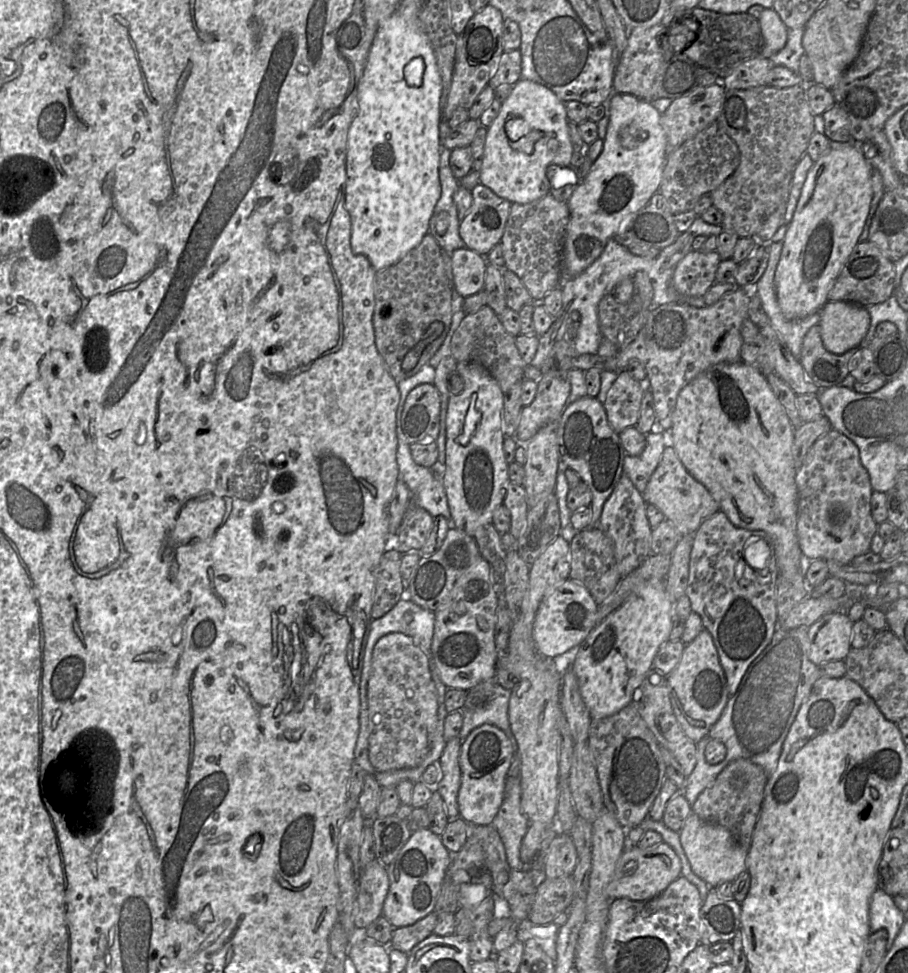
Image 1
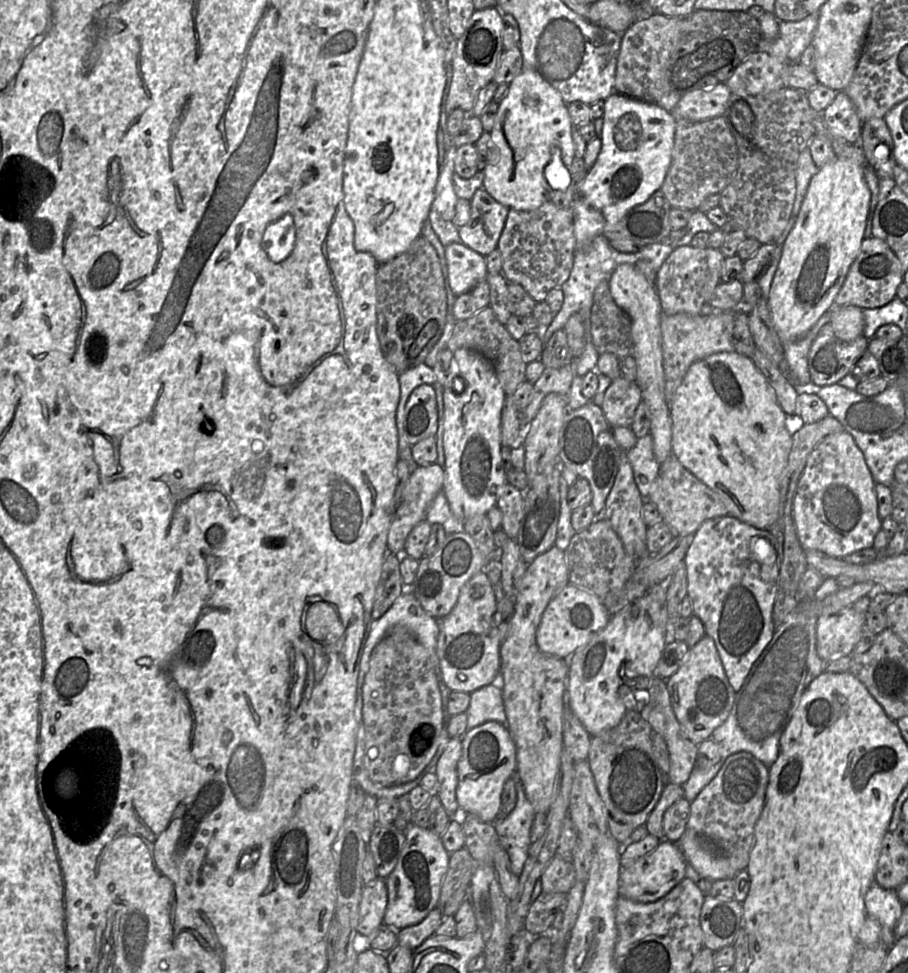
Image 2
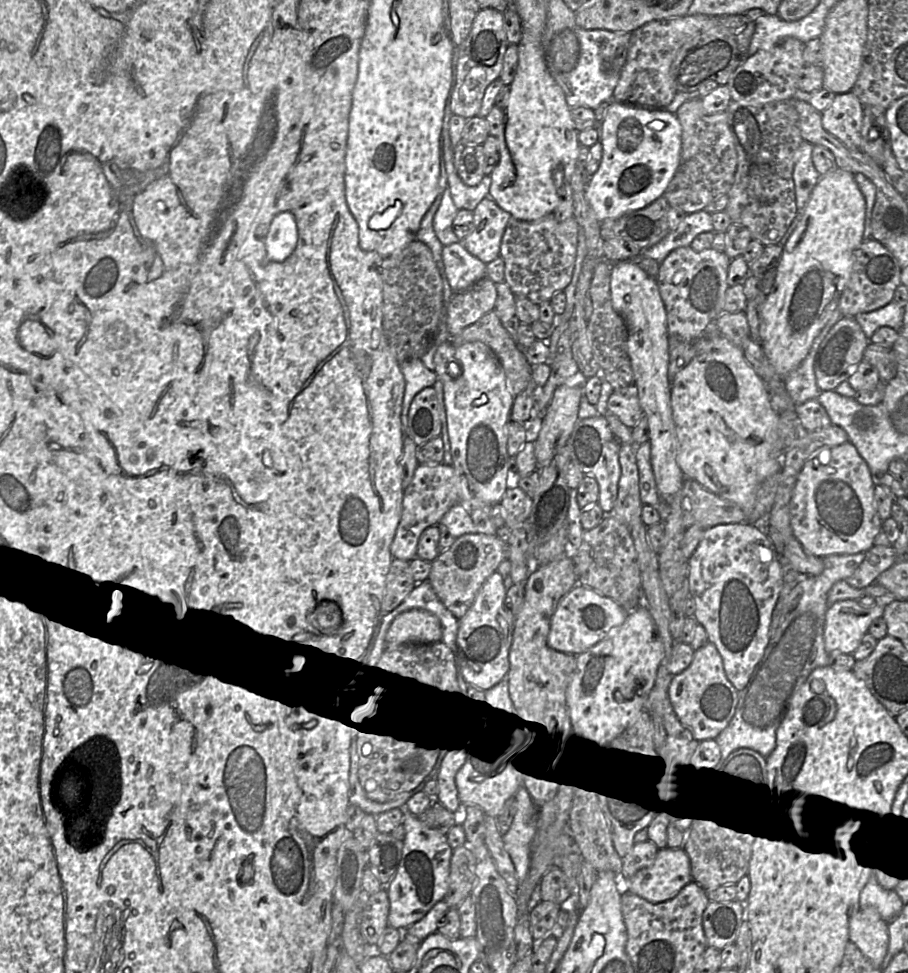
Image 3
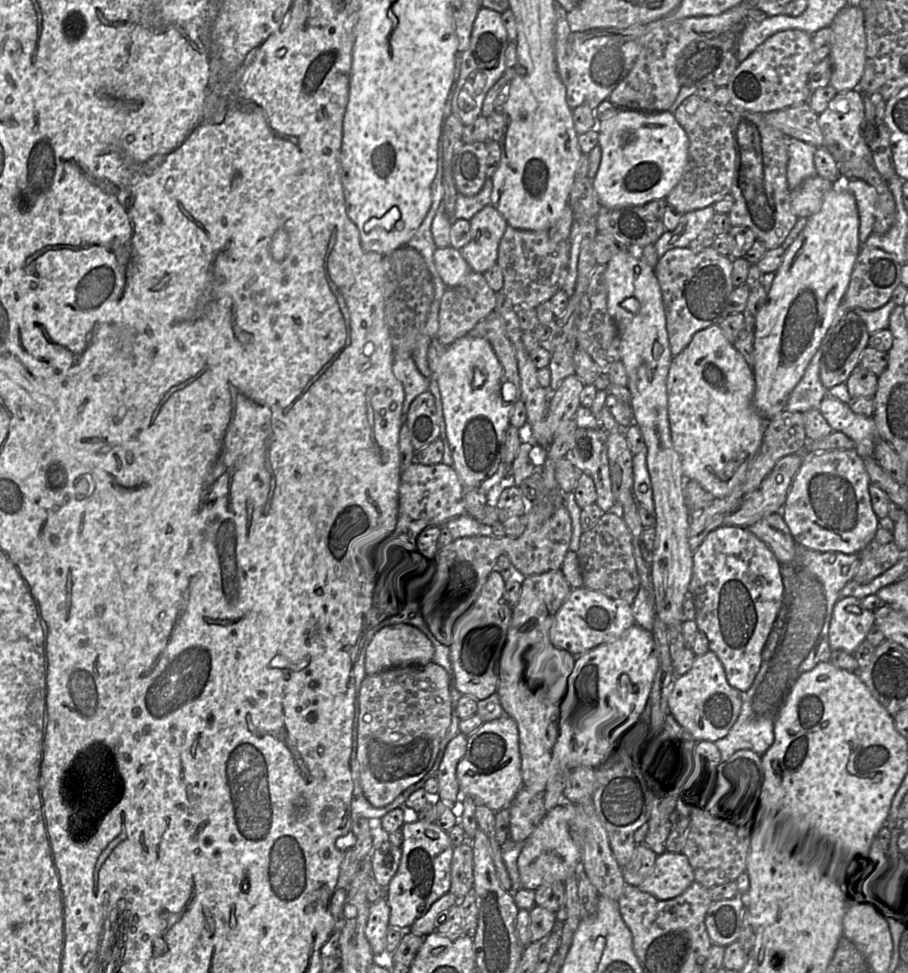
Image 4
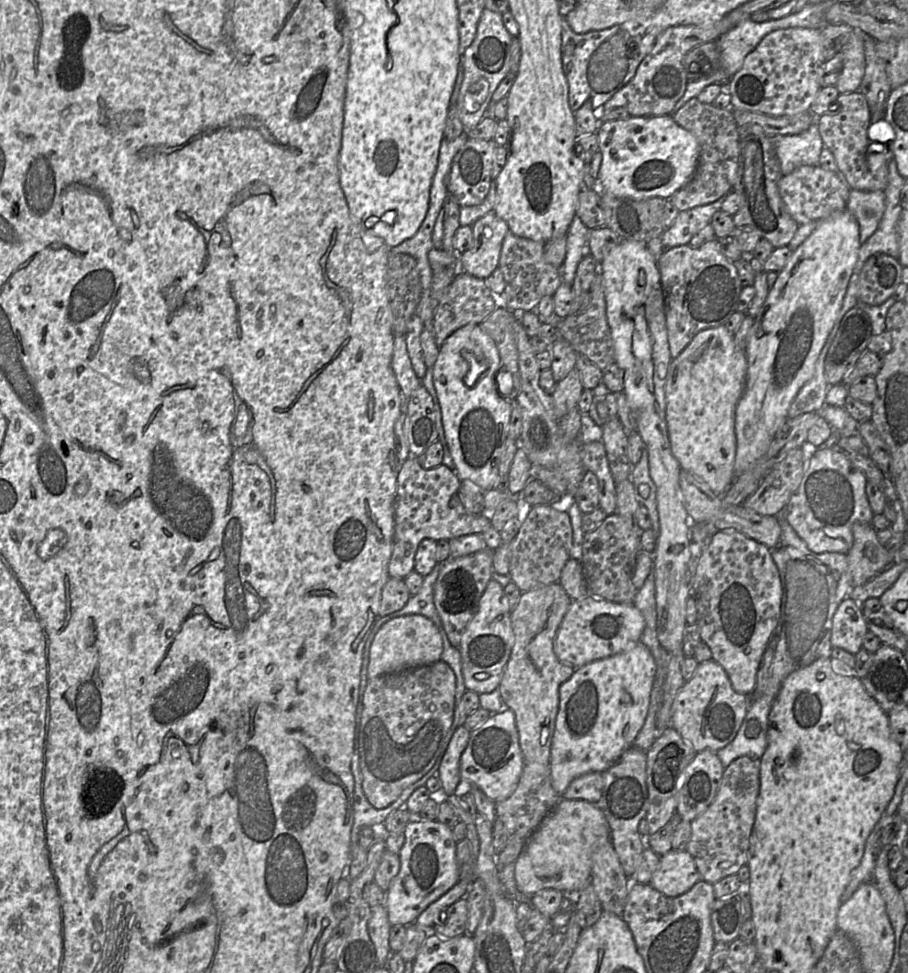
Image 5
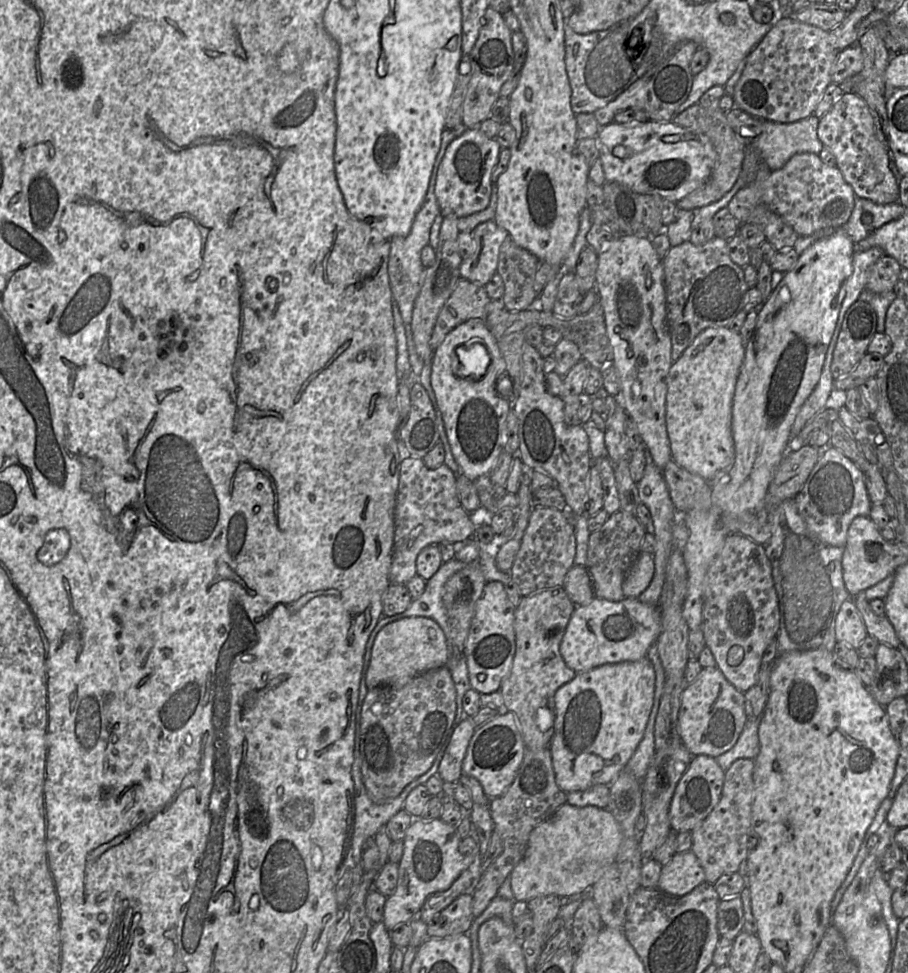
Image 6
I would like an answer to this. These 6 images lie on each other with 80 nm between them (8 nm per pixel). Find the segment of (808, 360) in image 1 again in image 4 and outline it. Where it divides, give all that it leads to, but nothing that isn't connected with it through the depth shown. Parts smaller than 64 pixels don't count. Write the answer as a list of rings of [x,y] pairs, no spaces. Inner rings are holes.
[[[849,310],[828,343],[821,344],[820,380],[826,389],[846,383],[859,364],[870,336],[864,320],[854,310]]]

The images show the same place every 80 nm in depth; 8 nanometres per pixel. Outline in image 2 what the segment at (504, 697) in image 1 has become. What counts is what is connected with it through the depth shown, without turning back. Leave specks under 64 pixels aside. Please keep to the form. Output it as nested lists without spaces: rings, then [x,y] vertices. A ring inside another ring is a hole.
[[[492,683],[470,693],[470,704],[466,710],[467,730],[488,721],[507,726],[502,689]]]

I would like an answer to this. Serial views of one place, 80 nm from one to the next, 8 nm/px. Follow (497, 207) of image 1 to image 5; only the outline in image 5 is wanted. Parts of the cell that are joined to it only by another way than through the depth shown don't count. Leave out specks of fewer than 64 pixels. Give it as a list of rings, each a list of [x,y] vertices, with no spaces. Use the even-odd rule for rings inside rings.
[[[490,211],[472,226],[473,246],[459,257],[459,269],[477,278],[486,279],[499,266],[507,223]]]

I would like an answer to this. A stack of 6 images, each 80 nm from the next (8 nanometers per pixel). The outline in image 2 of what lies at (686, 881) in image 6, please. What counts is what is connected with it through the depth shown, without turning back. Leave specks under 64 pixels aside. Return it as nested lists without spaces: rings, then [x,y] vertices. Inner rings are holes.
[[[661,840],[653,851],[635,860],[632,865],[621,867],[619,895],[641,903],[655,902],[668,894],[686,877],[685,871],[686,859],[678,843]]]

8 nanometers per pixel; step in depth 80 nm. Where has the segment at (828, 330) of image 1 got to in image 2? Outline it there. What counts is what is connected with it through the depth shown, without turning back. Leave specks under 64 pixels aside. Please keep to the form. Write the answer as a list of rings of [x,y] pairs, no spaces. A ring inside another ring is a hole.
[[[834,306],[831,309],[830,324],[835,336],[844,342],[850,342],[863,335],[863,309],[857,306]]]

